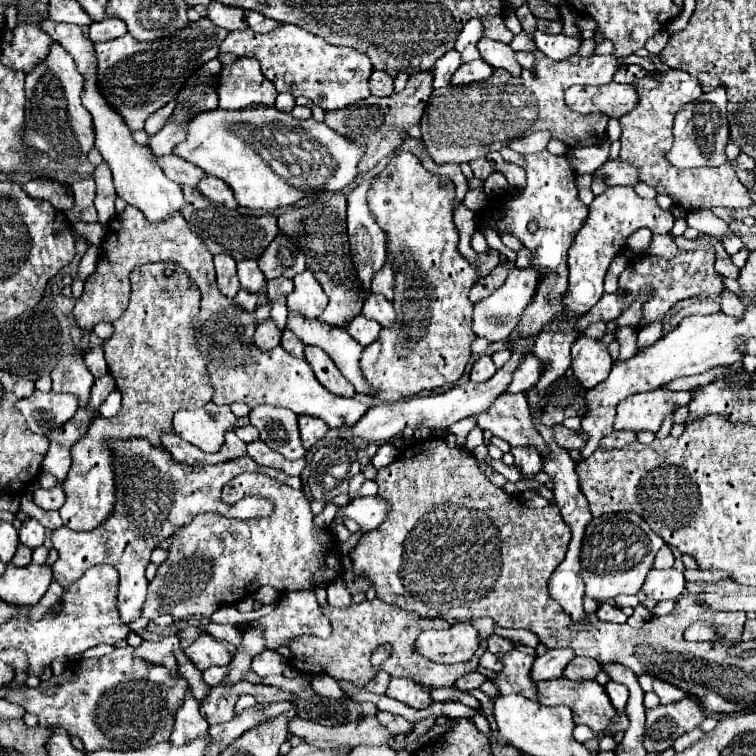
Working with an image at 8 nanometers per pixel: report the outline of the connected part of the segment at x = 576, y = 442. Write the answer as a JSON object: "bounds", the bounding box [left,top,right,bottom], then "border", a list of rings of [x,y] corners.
{"bounds":[554,425,584,451],"border":[[[558,425],[554,427],[554,439],[560,447],[564,447],[566,451],[572,451],[572,449],[582,449],[584,447],[584,439],[580,435],[576,435],[574,431],[566,429],[564,425]]]}

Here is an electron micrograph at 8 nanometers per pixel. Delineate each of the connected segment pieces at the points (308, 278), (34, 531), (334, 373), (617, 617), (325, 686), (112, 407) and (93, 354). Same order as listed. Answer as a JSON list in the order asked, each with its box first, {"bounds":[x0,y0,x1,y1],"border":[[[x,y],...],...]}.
[{"bounds":[288,269,328,319],"border":[[[306,269],[294,277],[294,285],[296,289],[288,295],[288,311],[298,311],[310,319],[320,317],[328,305],[328,297],[314,275]]]},{"bounds":[18,519,46,549],"border":[[[26,519],[18,533],[20,533],[20,543],[24,543],[30,549],[36,549],[36,547],[40,547],[44,543],[46,529],[36,519]]]},{"bounds":[306,347,356,397],"border":[[[306,347],[306,361],[310,361],[310,367],[316,375],[316,379],[334,395],[340,397],[354,397],[356,391],[352,387],[352,383],[348,383],[348,379],[344,379],[344,375],[340,373],[340,369],[332,363],[332,359],[328,357],[326,351],[320,351],[320,347]]]},{"bounds":[596,603,626,623],"border":[[[604,603],[598,611],[596,611],[598,619],[602,621],[614,621],[614,623],[626,623],[626,615],[622,613],[622,609],[610,605],[610,603]]]},{"bounds":[312,675,342,697],"border":[[[316,675],[316,677],[312,677],[312,687],[322,697],[342,697],[342,689],[338,687],[336,679],[332,679],[328,675]]]},{"bounds":[100,391,120,417],"border":[[[112,391],[106,401],[100,405],[100,415],[102,417],[114,417],[118,411],[120,411],[120,393],[118,391]]]},{"bounds":[84,347,108,377],"border":[[[90,347],[90,349],[84,353],[84,363],[86,363],[88,371],[90,371],[94,377],[102,377],[102,375],[108,373],[102,347]]]}]

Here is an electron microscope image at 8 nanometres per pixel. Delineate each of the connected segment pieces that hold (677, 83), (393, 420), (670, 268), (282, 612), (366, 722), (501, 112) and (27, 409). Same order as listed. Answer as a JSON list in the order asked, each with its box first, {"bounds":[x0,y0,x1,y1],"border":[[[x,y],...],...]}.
[{"bounds":[620,71,752,211],"border":[[[666,71],[660,77],[644,77],[632,83],[632,87],[638,93],[638,105],[620,117],[622,123],[622,149],[620,149],[620,161],[636,167],[638,179],[650,187],[654,187],[658,193],[672,197],[674,205],[684,211],[698,211],[698,209],[714,209],[714,207],[750,207],[752,199],[748,189],[740,183],[736,177],[736,171],[730,163],[724,163],[716,169],[700,167],[692,173],[674,167],[664,155],[672,147],[672,121],[680,107],[696,101],[702,95],[700,83],[684,71]]]},{"bounds":[352,349,532,443],"border":[[[528,349],[528,351],[514,351],[512,357],[508,359],[508,363],[506,363],[504,367],[500,367],[500,369],[496,371],[496,375],[494,375],[492,379],[484,381],[484,383],[468,381],[466,385],[454,387],[454,389],[444,391],[444,393],[438,393],[438,395],[410,397],[410,399],[404,399],[404,401],[398,401],[398,403],[384,403],[384,405],[370,407],[370,409],[366,411],[366,415],[360,419],[360,423],[356,423],[356,425],[352,427],[352,433],[354,433],[356,437],[366,439],[368,443],[378,443],[378,441],[390,441],[390,439],[402,435],[402,429],[404,429],[404,427],[412,427],[412,429],[418,429],[418,427],[448,429],[452,423],[456,423],[456,421],[460,421],[460,419],[466,419],[466,417],[484,413],[484,411],[508,389],[508,383],[512,381],[514,369],[516,369],[528,355],[532,355],[532,349]]]},{"bounds":[578,235,724,333],"border":[[[698,235],[698,239],[702,243],[702,249],[696,249],[696,251],[680,251],[680,255],[672,261],[666,261],[666,259],[640,259],[640,261],[634,261],[630,263],[620,279],[618,279],[618,293],[624,295],[624,297],[618,297],[618,295],[608,295],[604,293],[600,297],[600,301],[586,313],[578,319],[578,329],[580,333],[594,321],[612,321],[616,317],[620,317],[632,303],[634,299],[638,297],[640,293],[640,287],[646,285],[646,283],[652,283],[654,285],[654,297],[644,303],[642,307],[642,319],[640,319],[640,325],[638,327],[644,327],[644,325],[650,325],[654,321],[662,321],[664,315],[682,299],[690,299],[690,297],[698,297],[698,295],[704,295],[704,297],[712,297],[712,295],[718,295],[724,285],[722,285],[722,277],[716,273],[714,269],[714,247],[710,243],[710,239],[706,235]]]},{"bounds":[258,591,330,649],"border":[[[292,591],[284,595],[278,607],[258,619],[266,633],[266,649],[278,649],[298,635],[330,635],[330,621],[322,615],[314,591]]]},{"bounds":[288,715,392,749],"border":[[[296,715],[288,719],[288,731],[320,749],[342,747],[342,745],[348,745],[348,747],[382,745],[382,743],[390,743],[392,739],[392,735],[388,735],[388,731],[384,731],[384,727],[376,723],[376,717],[358,719],[346,725],[324,727]]]},{"bounds":[420,51,618,165],"border":[[[534,51],[534,57],[536,65],[522,69],[520,77],[512,77],[504,69],[494,69],[492,77],[486,81],[448,85],[446,89],[432,91],[420,130],[424,146],[438,165],[468,163],[486,157],[490,151],[500,151],[514,139],[542,129],[550,131],[552,139],[560,139],[568,147],[586,147],[606,141],[608,117],[572,111],[564,101],[564,91],[570,85],[608,85],[618,69],[616,55],[572,55],[564,61],[554,61],[542,51]]]},{"bounds":[14,391,78,435],"border":[[[34,391],[30,397],[20,399],[14,407],[26,417],[28,427],[34,433],[44,435],[56,427],[62,427],[76,413],[78,399],[70,393]]]}]

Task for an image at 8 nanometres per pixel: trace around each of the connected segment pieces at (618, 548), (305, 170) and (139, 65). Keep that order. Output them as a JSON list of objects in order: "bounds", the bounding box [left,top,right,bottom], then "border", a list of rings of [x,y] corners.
[{"bounds":[582,511,664,601],"border":[[[624,511],[592,519],[582,547],[582,577],[586,583],[586,595],[596,601],[612,601],[620,593],[636,595],[662,545],[664,541],[636,513]]]},{"bounds":[174,105,364,211],"border":[[[250,105],[238,111],[212,109],[192,115],[186,121],[186,141],[174,147],[174,155],[194,163],[208,175],[222,179],[232,191],[240,207],[246,209],[266,209],[274,211],[280,207],[290,207],[298,199],[314,195],[318,191],[342,191],[358,175],[358,161],[364,155],[364,145],[354,143],[330,129],[326,123],[314,119],[296,119],[274,105]]]},{"bounds":[96,17,226,131],"border":[[[202,17],[196,23],[188,23],[178,33],[156,41],[138,41],[126,33],[118,39],[96,43],[98,87],[108,103],[124,117],[128,127],[138,131],[144,127],[148,115],[176,99],[178,91],[186,83],[186,73],[190,77],[198,67],[218,57],[220,43],[226,35],[226,29],[216,27],[208,17]]]}]

